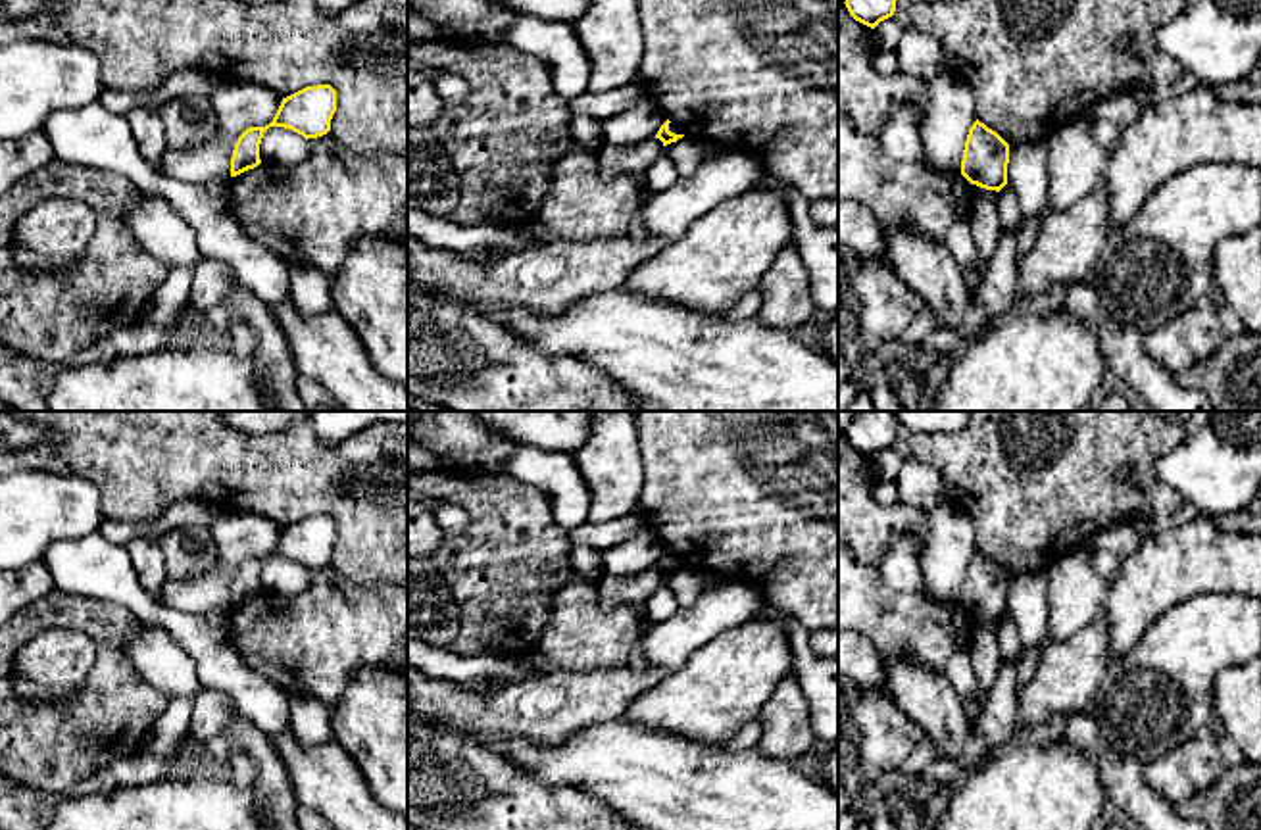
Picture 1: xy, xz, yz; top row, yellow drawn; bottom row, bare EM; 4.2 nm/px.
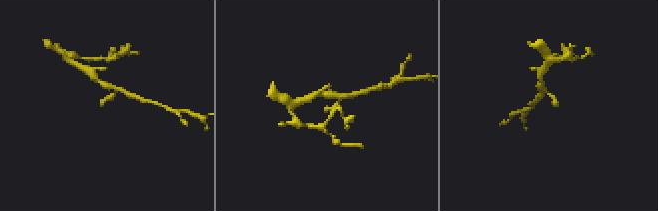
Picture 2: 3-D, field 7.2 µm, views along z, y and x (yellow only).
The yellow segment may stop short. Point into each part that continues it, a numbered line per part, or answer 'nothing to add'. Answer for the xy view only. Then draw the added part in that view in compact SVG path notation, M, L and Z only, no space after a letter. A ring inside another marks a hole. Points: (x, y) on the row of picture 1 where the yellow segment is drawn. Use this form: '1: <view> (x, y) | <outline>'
nothing to add

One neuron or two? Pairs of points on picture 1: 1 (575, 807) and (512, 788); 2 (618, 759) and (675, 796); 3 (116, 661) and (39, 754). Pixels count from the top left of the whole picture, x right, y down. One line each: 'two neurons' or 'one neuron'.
1: one neuron
2: one neuron
3: one neuron

